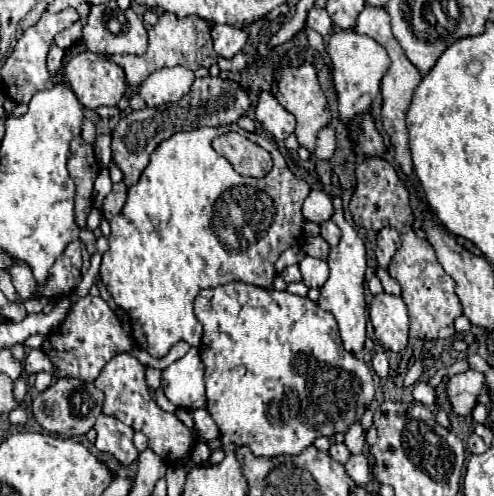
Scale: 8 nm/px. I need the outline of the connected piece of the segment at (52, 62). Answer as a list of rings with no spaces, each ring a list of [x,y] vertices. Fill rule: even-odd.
[[[52,45],[52,47],[50,47],[50,53],[48,53],[48,71],[50,71],[52,75],[60,69],[62,57],[64,57],[64,51],[62,51],[58,45]]]

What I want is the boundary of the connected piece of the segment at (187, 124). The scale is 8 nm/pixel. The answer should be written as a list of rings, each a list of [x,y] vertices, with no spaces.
[[[204,77],[196,79],[192,85],[192,91],[188,97],[182,97],[178,103],[166,105],[162,113],[156,113],[156,109],[146,107],[146,111],[130,111],[126,117],[118,121],[118,125],[112,131],[112,161],[120,167],[124,173],[124,183],[132,187],[142,171],[146,169],[150,161],[150,153],[168,137],[172,137],[178,131],[192,131],[196,127],[220,127],[228,123],[236,123],[240,115],[244,115],[250,109],[250,97],[246,89],[242,89],[234,81],[224,81],[222,77]]]

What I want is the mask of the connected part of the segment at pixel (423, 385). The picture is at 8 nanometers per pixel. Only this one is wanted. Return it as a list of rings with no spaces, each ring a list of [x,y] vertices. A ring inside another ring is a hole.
[[[418,381],[414,385],[414,399],[424,405],[436,405],[436,391],[430,387],[428,381]]]

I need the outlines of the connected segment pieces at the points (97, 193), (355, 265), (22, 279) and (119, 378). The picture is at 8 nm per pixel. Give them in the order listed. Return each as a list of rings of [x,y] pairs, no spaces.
[[[102,167],[96,183],[94,183],[94,207],[102,207],[104,197],[112,191],[112,181],[108,175],[108,167]]]
[[[336,195],[332,199],[334,205],[334,215],[332,221],[340,227],[342,231],[342,239],[336,247],[330,249],[330,257],[328,257],[328,265],[330,265],[330,277],[324,283],[324,287],[320,289],[320,301],[318,305],[324,311],[330,311],[336,321],[338,321],[338,329],[340,329],[340,337],[344,343],[344,349],[348,349],[350,353],[360,353],[364,349],[364,339],[366,339],[366,299],[364,299],[364,275],[366,275],[366,247],[362,243],[362,239],[358,237],[358,233],[354,231],[354,227],[344,219],[342,213],[342,197]]]
[[[14,261],[6,271],[10,273],[12,283],[18,289],[18,293],[22,295],[22,299],[24,301],[32,299],[32,289],[36,289],[36,279],[32,275],[32,269],[20,261]]]
[[[120,353],[102,369],[94,385],[104,393],[104,415],[112,415],[132,427],[134,431],[142,431],[148,437],[148,447],[162,457],[162,461],[170,467],[178,465],[192,449],[194,437],[186,429],[186,425],[166,411],[162,411],[152,395],[148,393],[148,385],[144,379],[144,365],[132,353]]]

